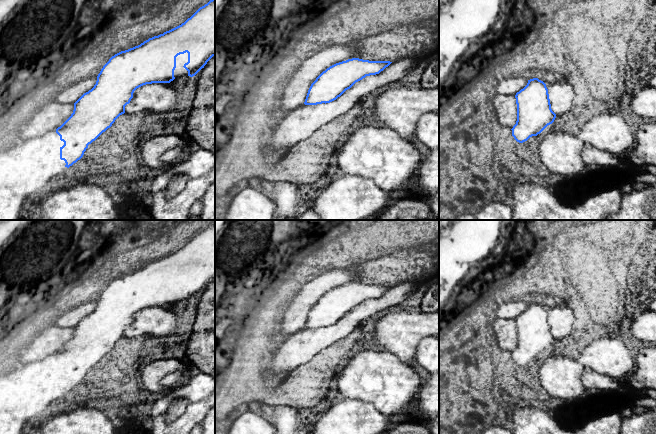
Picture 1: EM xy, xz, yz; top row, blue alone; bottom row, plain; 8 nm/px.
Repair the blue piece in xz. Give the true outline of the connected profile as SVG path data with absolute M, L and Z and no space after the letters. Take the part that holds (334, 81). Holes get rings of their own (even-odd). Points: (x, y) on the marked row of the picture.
M352 58L336 63L323 71L311 84L305 105L330 103L366 76L376 75L388 67L390 61L369 61Z

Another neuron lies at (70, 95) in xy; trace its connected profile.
M85 78L62 90L57 95L56 101L59 103L74 104L84 93L91 90L95 84L95 78Z

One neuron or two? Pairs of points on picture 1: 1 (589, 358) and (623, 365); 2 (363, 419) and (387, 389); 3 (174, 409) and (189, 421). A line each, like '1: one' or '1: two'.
1: one
2: two
3: two

